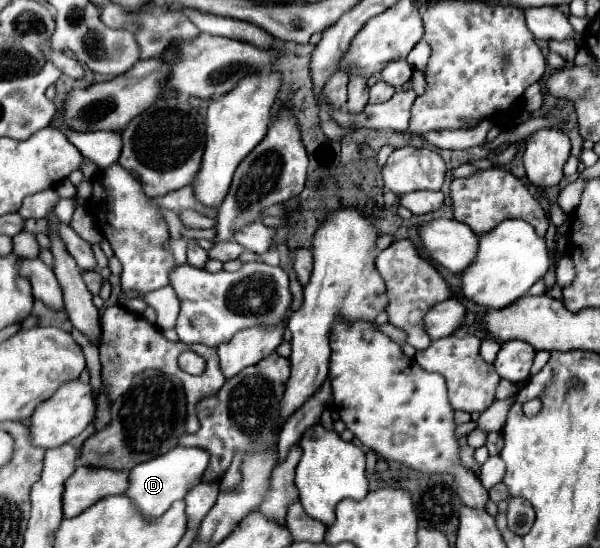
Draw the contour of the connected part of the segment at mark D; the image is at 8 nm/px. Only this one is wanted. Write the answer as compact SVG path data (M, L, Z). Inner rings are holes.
M178 445L176 449L164 453L164 457L156 457L152 461L146 461L144 465L136 465L136 469L130 471L130 485L126 495L132 497L134 505L146 517L160 517L170 509L174 501L184 499L186 493L202 481L206 467L208 467L208 451Z

